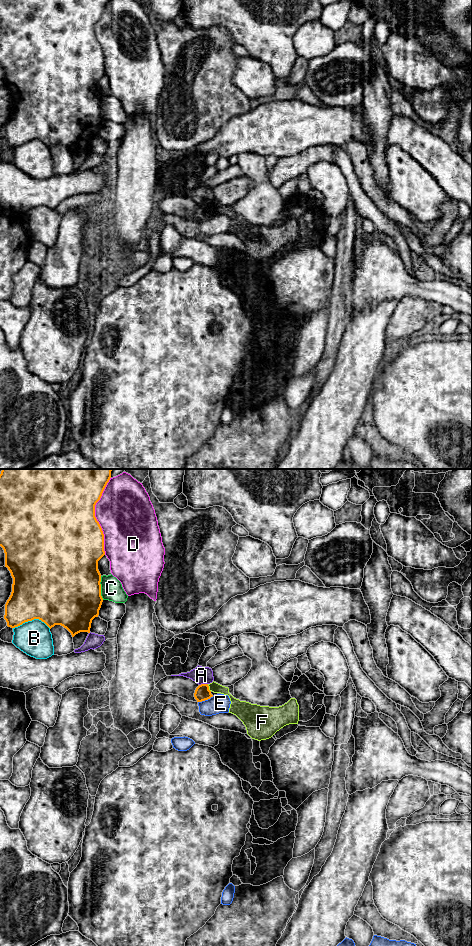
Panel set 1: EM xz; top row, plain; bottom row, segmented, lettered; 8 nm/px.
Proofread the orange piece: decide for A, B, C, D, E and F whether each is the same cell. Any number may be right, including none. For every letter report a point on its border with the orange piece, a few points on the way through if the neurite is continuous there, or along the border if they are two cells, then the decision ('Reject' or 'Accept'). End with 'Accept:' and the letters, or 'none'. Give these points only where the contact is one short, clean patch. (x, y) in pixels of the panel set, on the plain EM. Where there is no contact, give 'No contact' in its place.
A: Touches orange at xz (203, 204). Reject
B: Touches orange at xz (32, 139). Reject
C: Touches orange at xz (100, 108). Reject
D: Touches orange at xz (95, 37). Reject
E: Touches orange at xz (205, 219). Boundary: xz (213, 216), (198, 222). Reject
F: Touches orange at xz (208, 208). Boundary: xz (207, 204), (210, 211). Reject
Accept: none

